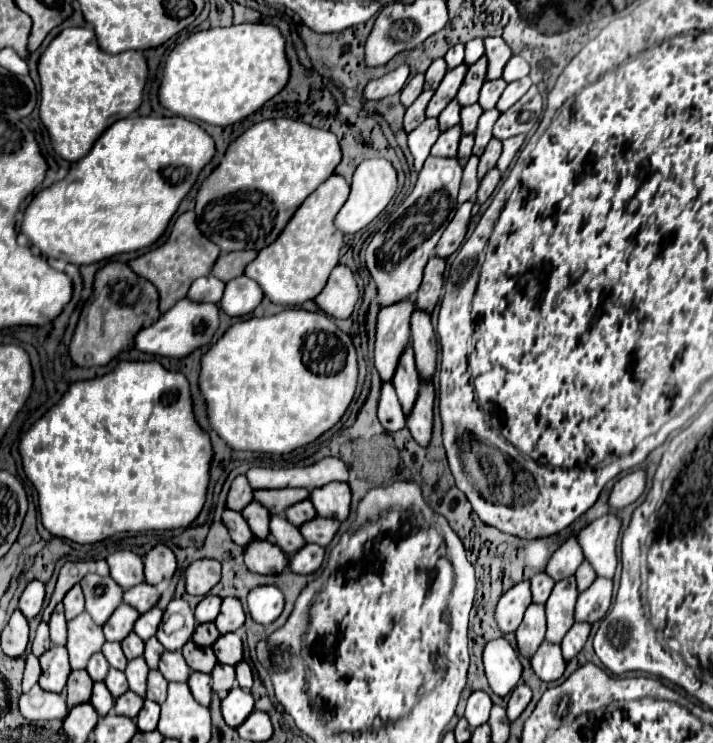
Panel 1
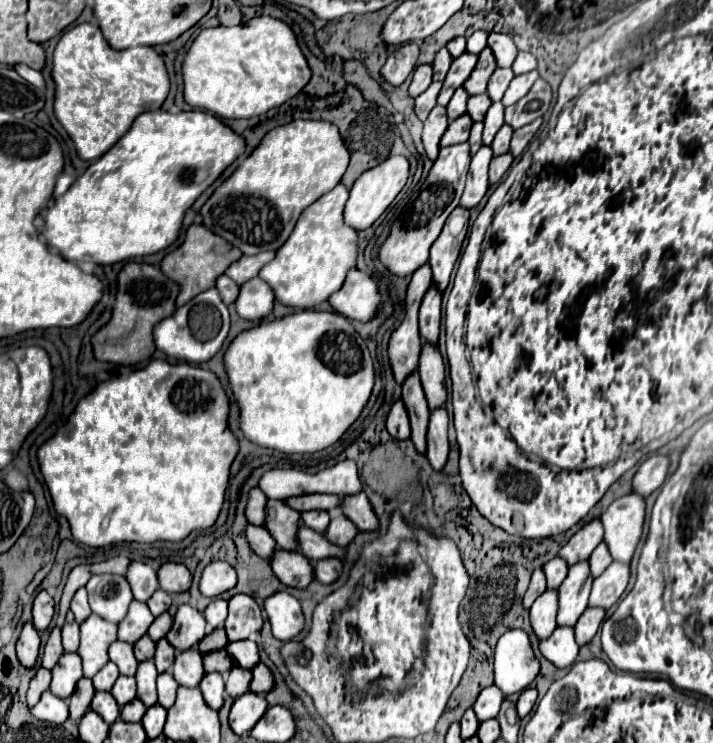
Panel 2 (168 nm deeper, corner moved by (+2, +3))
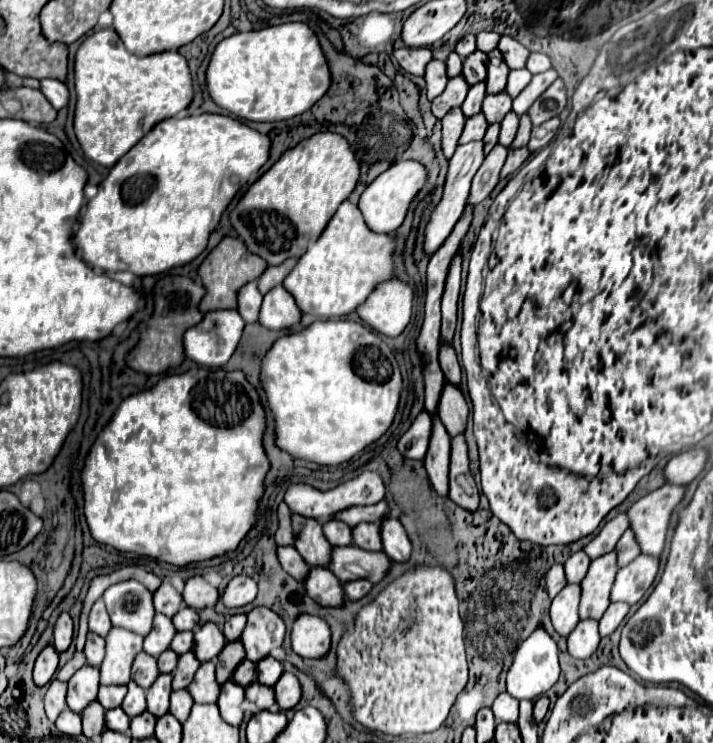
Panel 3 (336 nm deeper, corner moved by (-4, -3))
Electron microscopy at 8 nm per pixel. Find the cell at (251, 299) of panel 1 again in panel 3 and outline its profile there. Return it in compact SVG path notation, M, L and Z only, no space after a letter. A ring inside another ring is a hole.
M282 285L274 287L264 295L264 303L260 309L260 325L280 331L298 325L300 319L300 307L294 303L294 297Z

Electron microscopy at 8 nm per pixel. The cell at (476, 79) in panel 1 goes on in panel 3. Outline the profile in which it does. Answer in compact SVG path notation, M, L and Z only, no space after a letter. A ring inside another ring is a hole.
M498 49L488 53L488 77L486 77L486 91L488 93L500 93L506 87L506 79L508 79L508 65L502 59L502 53Z

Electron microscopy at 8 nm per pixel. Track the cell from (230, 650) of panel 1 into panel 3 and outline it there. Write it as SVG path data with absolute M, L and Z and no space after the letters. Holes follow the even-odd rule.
M266 657L258 663L258 683L262 685L274 687L274 683L278 683L282 673L284 673L284 667L274 657Z

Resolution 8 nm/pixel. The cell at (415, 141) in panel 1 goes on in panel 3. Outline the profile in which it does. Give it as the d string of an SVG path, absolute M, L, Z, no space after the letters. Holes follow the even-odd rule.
M460 107L450 109L442 117L442 151L448 159L454 155L454 151L458 147L458 139L460 139L464 123L466 123L466 117L464 117Z

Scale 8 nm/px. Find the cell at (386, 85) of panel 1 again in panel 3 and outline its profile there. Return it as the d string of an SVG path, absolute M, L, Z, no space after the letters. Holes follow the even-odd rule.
M402 47L402 49L394 51L394 57L398 59L398 63L404 71L408 71L412 75L424 75L424 67L432 59L432 51L430 51L430 47L420 47L420 49Z

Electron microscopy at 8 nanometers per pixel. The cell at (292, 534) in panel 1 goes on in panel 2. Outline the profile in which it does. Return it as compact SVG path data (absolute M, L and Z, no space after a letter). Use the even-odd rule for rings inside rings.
M300 525L298 529L298 551L308 557L308 561L318 561L324 557L344 557L344 549L332 545L330 541L326 541L326 537L322 533L316 533L312 529L308 529L306 525Z

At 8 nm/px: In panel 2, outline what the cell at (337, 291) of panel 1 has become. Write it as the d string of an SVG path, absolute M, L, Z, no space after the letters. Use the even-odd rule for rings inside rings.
M350 269L342 289L336 291L328 303L334 311L348 319L368 321L380 303L376 281L358 269Z

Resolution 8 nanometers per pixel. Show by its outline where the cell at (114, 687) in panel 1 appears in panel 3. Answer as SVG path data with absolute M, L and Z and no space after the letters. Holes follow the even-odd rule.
M130 681L130 685L128 685L128 695L122 703L122 709L130 717L136 717L146 711L146 691L142 687L138 687L134 681Z

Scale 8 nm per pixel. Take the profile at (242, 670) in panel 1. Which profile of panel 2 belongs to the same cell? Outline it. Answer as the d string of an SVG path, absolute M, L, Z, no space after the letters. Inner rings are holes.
M258 663L252 667L252 685L250 685L250 691L254 693L262 693L262 691L268 691L274 683L274 677L272 673L268 671L266 665Z

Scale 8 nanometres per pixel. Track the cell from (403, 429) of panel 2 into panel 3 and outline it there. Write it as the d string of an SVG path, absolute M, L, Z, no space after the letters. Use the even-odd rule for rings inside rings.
M422 411L412 427L402 435L398 443L398 451L406 459L424 459L426 457L426 447L430 443L430 427L432 427L432 415Z

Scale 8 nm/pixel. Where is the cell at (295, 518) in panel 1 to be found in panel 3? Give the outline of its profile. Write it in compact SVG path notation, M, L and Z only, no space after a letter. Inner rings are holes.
M330 521L324 527L326 539L336 545L336 547L346 547L352 545L352 527L348 527L344 521Z

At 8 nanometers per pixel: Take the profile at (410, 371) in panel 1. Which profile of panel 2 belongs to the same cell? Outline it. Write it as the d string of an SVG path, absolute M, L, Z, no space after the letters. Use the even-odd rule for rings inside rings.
M410 373L406 377L406 381L402 383L402 401L406 405L408 417L410 417L410 425L412 425L412 435L410 439L414 441L416 449L420 453L426 453L426 425L428 425L428 403L420 385L420 377L414 373Z

